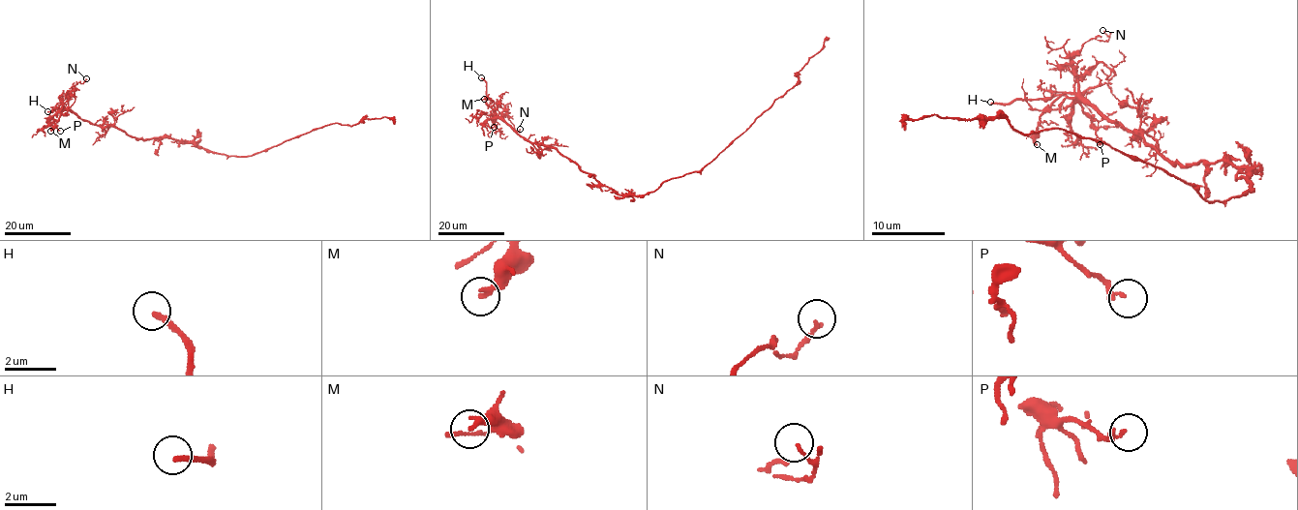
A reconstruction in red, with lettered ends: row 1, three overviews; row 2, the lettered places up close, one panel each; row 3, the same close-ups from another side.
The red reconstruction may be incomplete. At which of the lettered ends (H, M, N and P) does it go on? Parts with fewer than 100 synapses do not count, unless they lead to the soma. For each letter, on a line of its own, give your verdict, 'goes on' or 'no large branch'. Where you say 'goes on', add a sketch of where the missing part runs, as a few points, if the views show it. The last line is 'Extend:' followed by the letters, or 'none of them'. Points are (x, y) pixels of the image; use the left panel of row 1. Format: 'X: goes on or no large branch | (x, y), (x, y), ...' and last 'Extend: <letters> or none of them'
H: goes on | (47, 111), (23, 106), (0, 125)
M: no large branch
N: no large branch
P: no large branch
Extend: H

